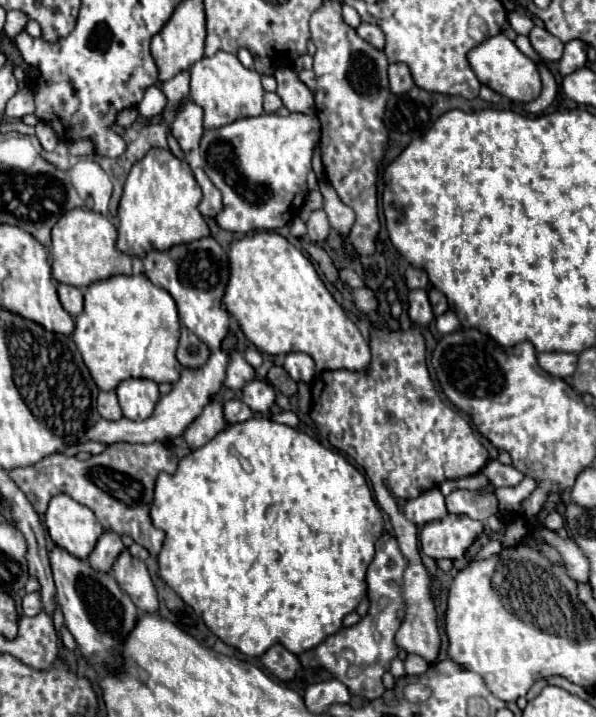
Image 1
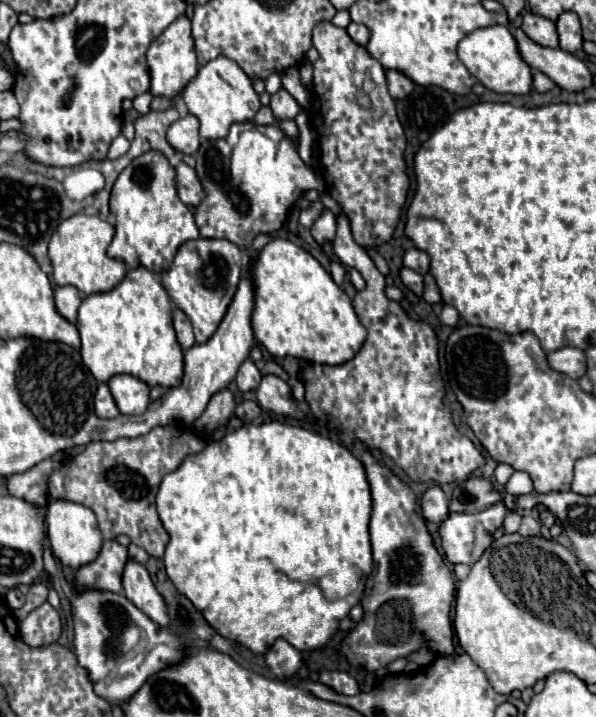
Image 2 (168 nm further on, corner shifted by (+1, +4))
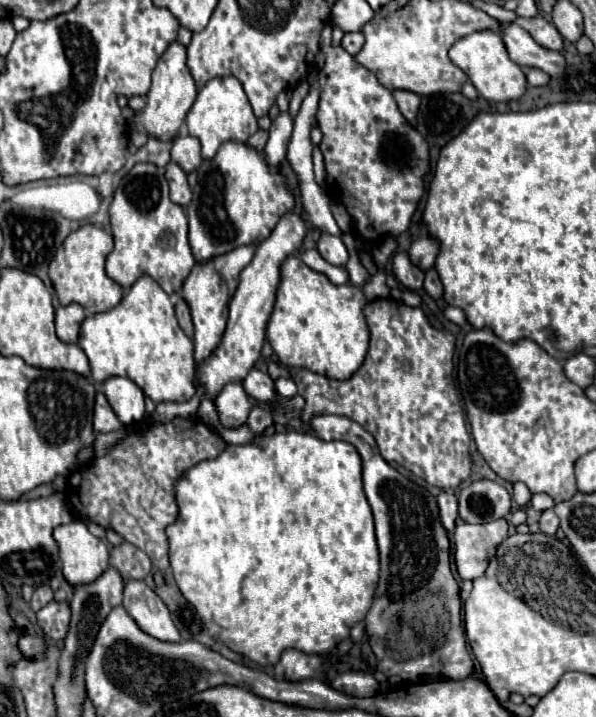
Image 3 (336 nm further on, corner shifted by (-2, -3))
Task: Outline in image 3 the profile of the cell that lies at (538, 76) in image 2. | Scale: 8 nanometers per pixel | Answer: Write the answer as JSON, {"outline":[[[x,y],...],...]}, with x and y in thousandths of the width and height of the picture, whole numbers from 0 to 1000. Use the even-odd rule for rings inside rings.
{"outline":[[[891,93],[891,96],[884,96],[884,116],[889,120],[908,121],[908,119],[914,119],[914,116],[921,116],[923,107],[918,102],[911,102],[908,96],[898,96],[898,93]]]}

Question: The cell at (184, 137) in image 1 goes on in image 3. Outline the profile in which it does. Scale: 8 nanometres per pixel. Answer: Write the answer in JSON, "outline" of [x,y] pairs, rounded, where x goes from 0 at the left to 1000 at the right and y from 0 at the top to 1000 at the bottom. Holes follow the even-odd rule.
{"outline":[[[320,188],[294,191],[290,205],[287,205],[287,225],[294,225],[310,241],[327,238],[341,227],[337,199]]]}

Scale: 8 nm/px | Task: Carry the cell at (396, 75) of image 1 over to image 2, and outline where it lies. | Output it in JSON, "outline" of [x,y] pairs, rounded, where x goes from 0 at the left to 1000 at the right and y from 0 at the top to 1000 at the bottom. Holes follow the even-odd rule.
{"outline":[[[651,98],[651,100],[648,100],[648,109],[651,109],[654,134],[664,137],[664,139],[681,137],[681,134],[691,128],[691,123],[695,123],[695,114],[691,114],[681,103],[674,103],[674,100],[668,100],[668,98]]]}

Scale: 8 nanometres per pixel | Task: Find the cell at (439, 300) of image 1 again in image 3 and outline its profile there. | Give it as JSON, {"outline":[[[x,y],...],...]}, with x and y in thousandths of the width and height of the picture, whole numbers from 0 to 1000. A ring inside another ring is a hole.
{"outline":[[[723,372],[723,375],[713,378],[710,403],[713,403],[727,417],[737,417],[737,414],[743,411],[743,397],[740,397],[740,392],[737,392],[737,384],[733,384],[730,372]]]}

